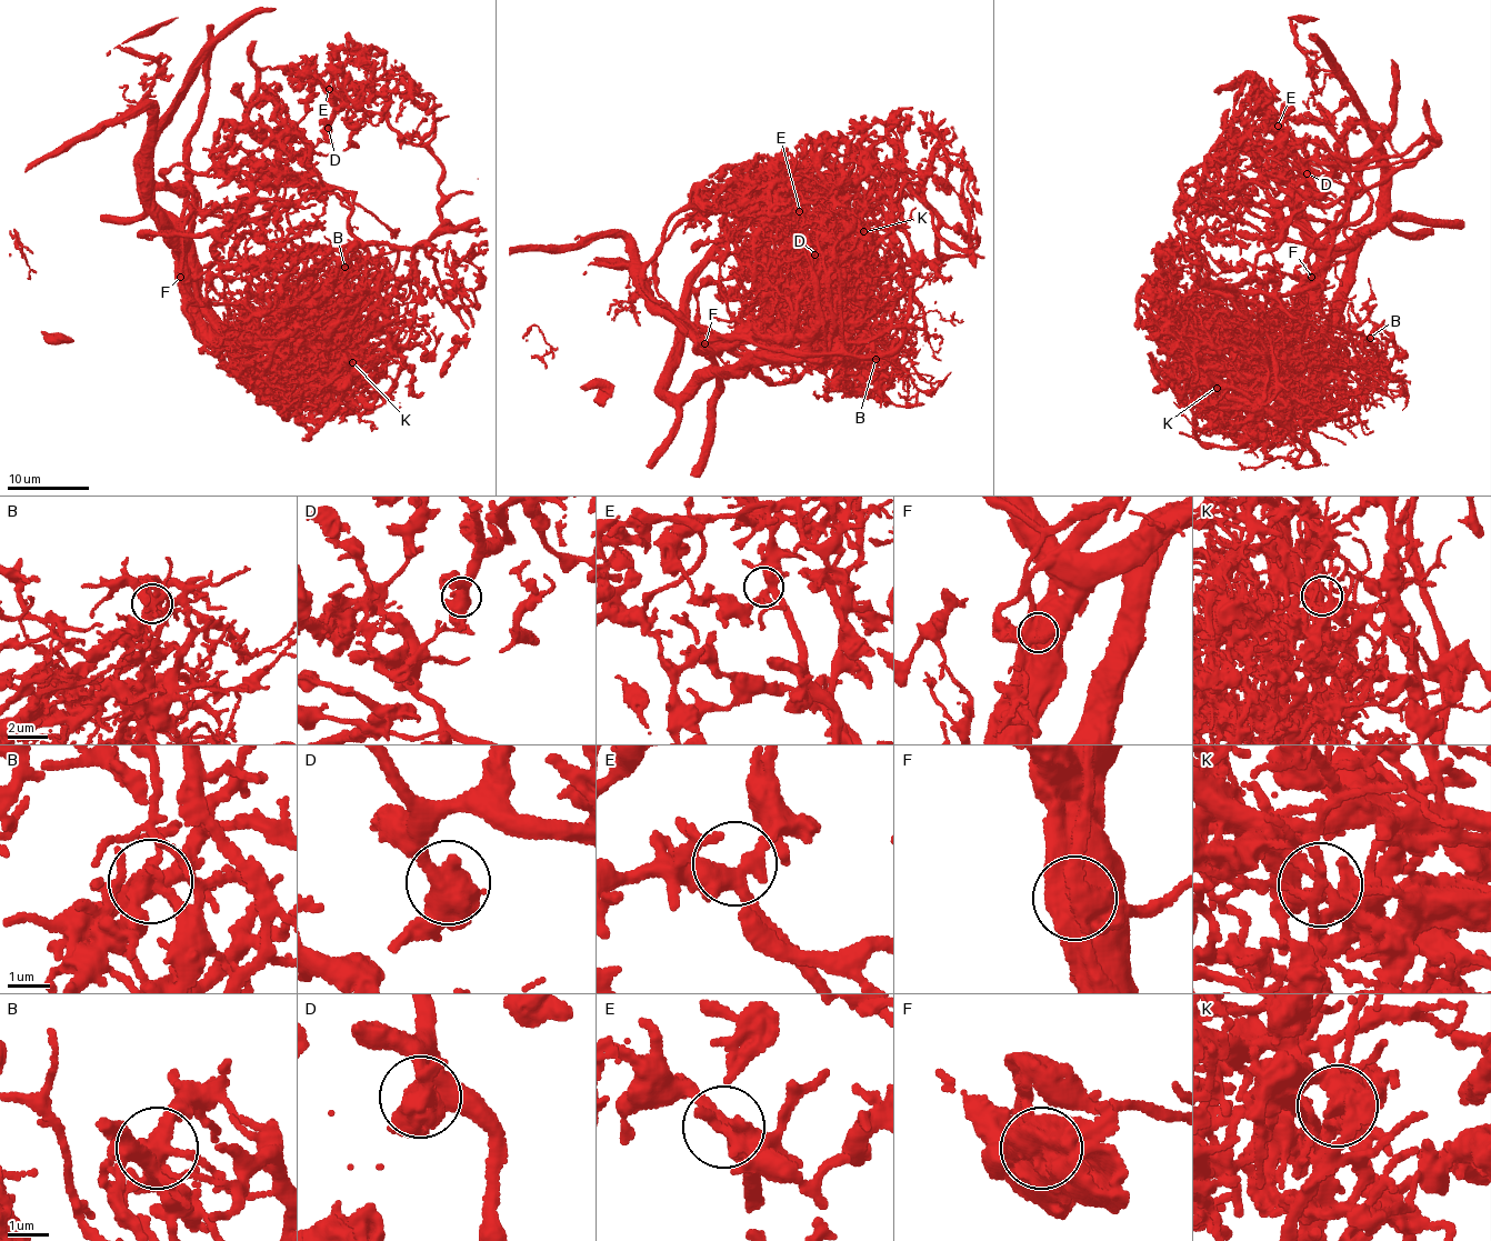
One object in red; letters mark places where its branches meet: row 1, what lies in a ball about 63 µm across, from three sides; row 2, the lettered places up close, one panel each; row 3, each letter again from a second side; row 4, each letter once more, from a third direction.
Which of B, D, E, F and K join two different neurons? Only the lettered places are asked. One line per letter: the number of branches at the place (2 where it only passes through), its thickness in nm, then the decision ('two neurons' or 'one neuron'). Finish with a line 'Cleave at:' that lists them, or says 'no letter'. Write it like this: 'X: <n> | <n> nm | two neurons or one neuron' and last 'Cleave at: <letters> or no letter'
B: 6 | 440 nm | two neurons
D: 2 | 650 nm | one neuron
E: 3 | 360 nm | one neuron
F: 2 | 800 nm | two neurons
K: 3 | 180 nm | two neurons
Cleave at: B, F, K

